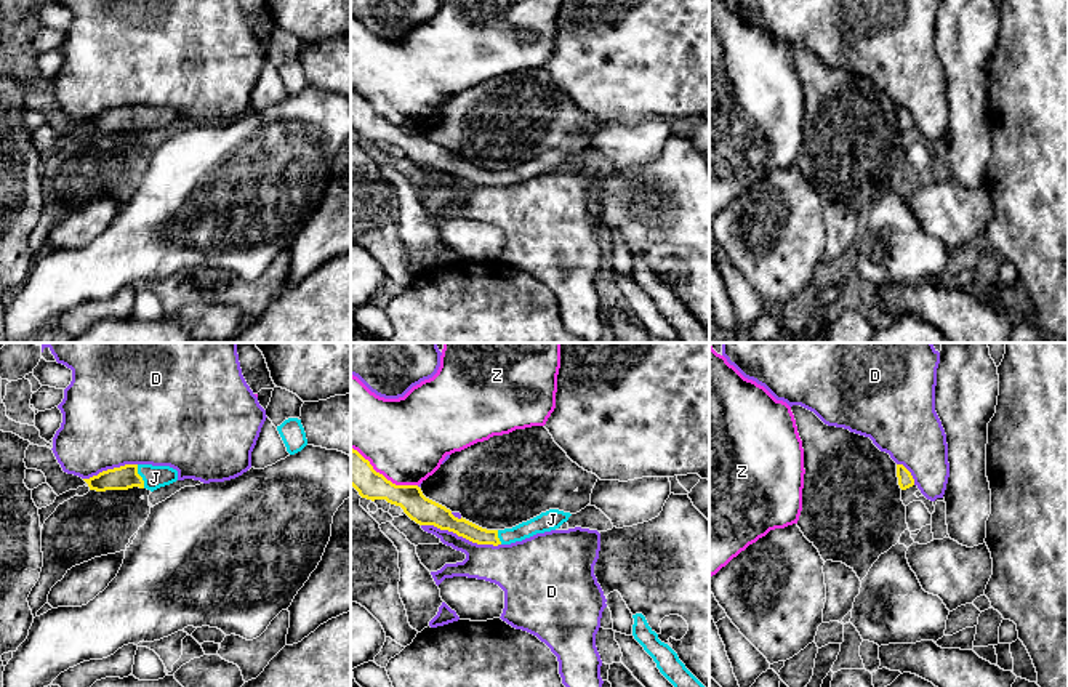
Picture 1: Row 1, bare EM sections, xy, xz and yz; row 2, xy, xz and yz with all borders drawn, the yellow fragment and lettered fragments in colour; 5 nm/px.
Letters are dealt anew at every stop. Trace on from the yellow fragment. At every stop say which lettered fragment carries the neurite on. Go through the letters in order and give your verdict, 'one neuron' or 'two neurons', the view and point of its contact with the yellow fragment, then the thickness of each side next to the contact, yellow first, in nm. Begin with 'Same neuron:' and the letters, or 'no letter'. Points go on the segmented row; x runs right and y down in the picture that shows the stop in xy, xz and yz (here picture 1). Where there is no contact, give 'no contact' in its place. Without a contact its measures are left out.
Same neuron: J
D: two neurons; meets yellow in xz at (461, 535); 140 nm thick on the yellow side, 200 nm on the other
J: one neuron; meets yellow in xy at (140, 476); 120 nm thick on the yellow side, 120 nm on the other
Z: two neurons; meets yellow in xz at (381, 474); 170 nm thick on the yellow side, 420 nm on the other

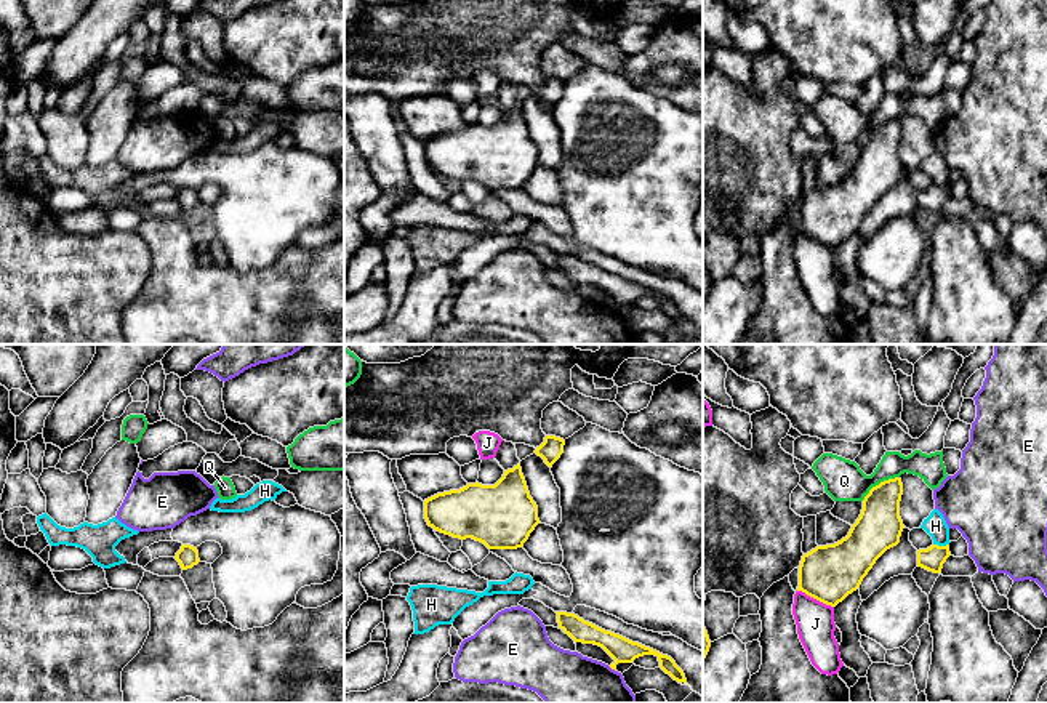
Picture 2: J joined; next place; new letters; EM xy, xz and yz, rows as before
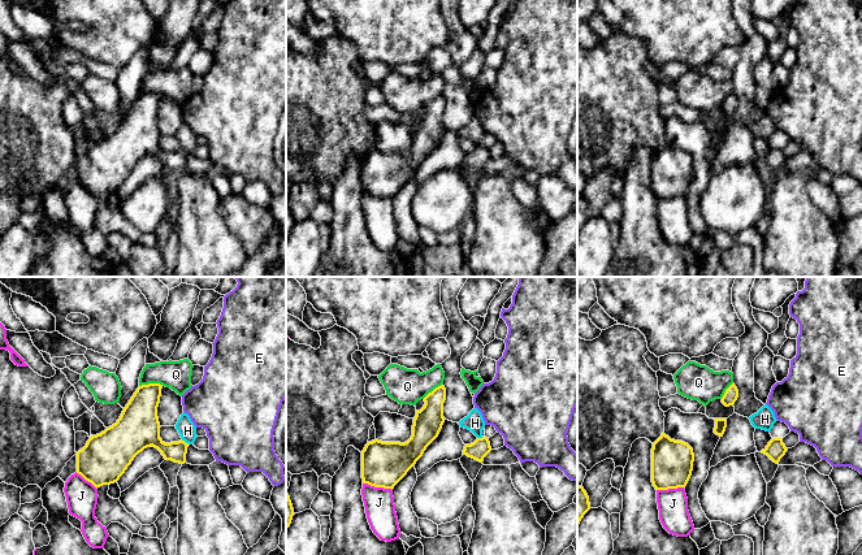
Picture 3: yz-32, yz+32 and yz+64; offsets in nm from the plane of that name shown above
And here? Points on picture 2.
Same neuron: no letter
E: two neurons; meets yellow in xz at (612, 668); 130 nm thick on the yellow side, 420 nm on the other
H: two neurons; meets yellow in yz at (942, 546); 120 nm thick on the yellow side, 110 nm on the other
J: two neurons; meets yellow in yz at (815, 598); 280 nm thick on the yellow side, 190 nm on the other
Q: two neurons; meets yellow in yz at (881, 482); 220 nm thick on the yellow side, 200 nm on the other

